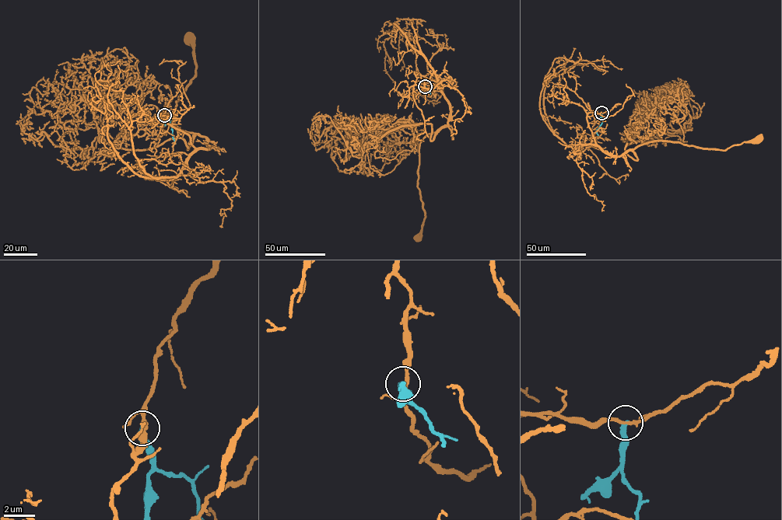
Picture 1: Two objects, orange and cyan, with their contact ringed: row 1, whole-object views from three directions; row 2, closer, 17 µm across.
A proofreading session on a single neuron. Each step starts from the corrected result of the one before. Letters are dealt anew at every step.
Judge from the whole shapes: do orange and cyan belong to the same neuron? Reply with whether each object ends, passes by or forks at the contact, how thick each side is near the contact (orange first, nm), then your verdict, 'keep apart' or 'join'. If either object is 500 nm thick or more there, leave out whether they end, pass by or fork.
orange passes by; cyan ends there; 190 nm thick on the orange side, 360 nm on the other; keep apart

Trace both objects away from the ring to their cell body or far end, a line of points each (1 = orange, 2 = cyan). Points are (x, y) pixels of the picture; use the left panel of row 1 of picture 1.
1: (164, 115), (162, 122), (189, 136), (191, 145), (208, 148), (205, 137), (173, 120), (195, 74), (188, 38)
2: (164, 115), (170, 123), (176, 144)

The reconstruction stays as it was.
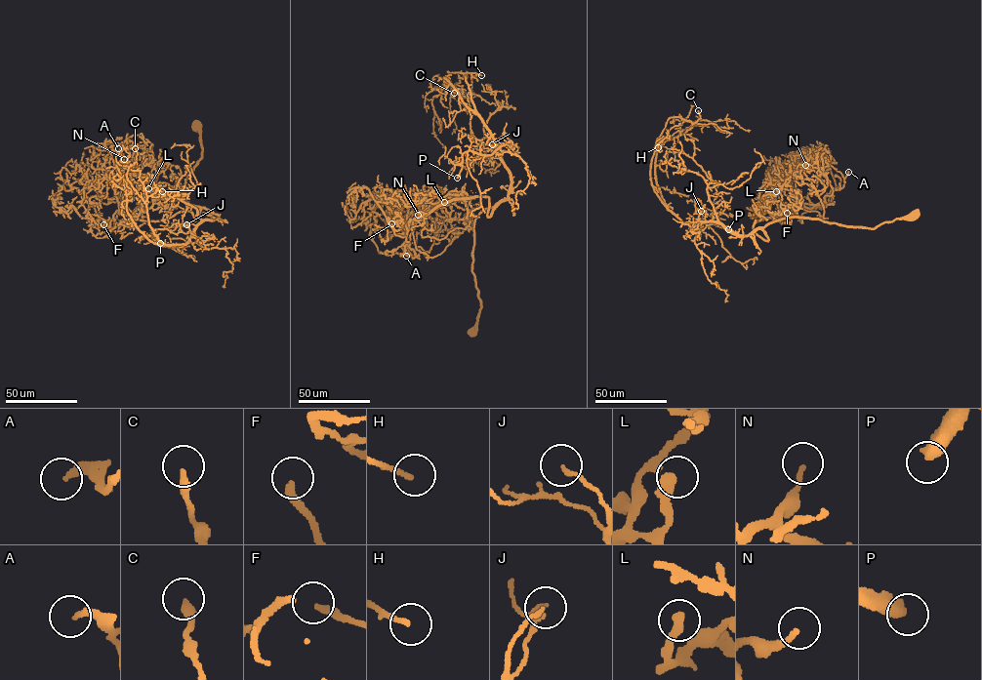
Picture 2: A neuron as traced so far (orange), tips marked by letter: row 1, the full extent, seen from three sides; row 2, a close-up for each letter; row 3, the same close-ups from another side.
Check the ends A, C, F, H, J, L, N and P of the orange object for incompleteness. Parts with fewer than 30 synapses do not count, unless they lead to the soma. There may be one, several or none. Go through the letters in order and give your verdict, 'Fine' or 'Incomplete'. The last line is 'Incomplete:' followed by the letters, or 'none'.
A: Fine
C: Fine
F: Incomplete
H: Fine
J: Fine
L: Fine
N: Incomplete
P: Incomplete
Incomplete: F, N, P

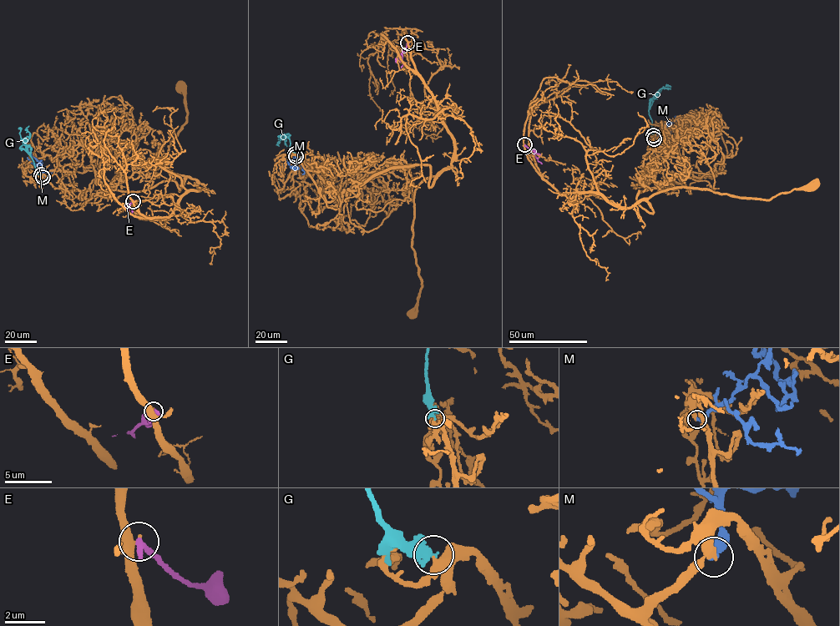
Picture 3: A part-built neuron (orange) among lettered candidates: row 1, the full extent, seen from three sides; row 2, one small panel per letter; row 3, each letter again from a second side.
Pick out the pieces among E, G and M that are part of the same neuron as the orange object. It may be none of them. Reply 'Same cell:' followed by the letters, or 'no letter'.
Same cell: M

